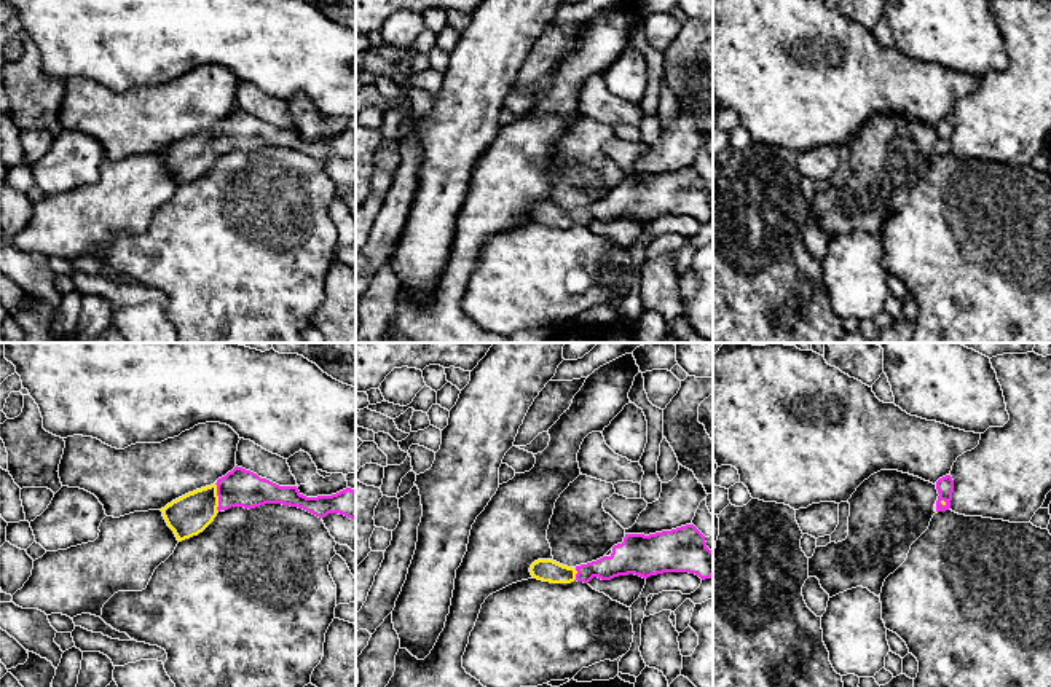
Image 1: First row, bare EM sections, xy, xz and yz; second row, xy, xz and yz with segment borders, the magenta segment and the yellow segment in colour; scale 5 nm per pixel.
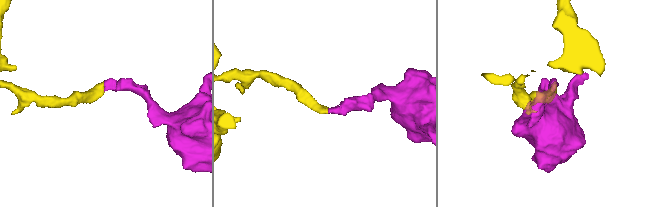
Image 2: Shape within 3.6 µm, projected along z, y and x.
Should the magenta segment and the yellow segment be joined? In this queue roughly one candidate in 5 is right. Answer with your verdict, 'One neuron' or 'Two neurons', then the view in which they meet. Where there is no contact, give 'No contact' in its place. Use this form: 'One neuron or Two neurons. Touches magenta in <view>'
One neuron. Touches magenta in xy

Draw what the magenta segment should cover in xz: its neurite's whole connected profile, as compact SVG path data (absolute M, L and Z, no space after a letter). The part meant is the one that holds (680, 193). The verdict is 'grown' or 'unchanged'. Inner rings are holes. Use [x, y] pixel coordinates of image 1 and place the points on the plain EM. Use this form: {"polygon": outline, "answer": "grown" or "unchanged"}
{"polygon": "M686 167L649 179L625 177L609 199L576 210L537 202L529 215L550 226L588 226L593 220L611 223L628 217L648 222L663 215L689 215L705 223L713 220L713 194L707 190L705 179L694 167Z", "answer": "grown"}

